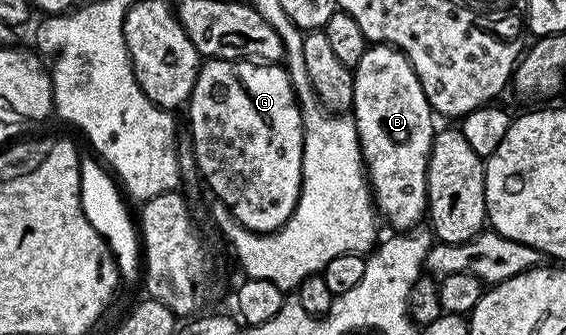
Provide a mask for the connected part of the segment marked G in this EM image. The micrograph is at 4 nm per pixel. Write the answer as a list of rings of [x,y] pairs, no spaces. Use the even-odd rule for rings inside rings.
[[[224,59],[206,60],[199,68],[199,76],[195,82],[195,88],[189,100],[191,107],[191,132],[189,138],[195,149],[195,164],[199,166],[202,182],[207,182],[209,190],[215,194],[218,202],[224,203],[241,221],[245,229],[255,231],[258,235],[268,235],[289,221],[293,209],[299,200],[299,194],[303,188],[303,118],[295,101],[295,91],[291,87],[291,79],[286,70],[279,65],[253,65],[252,63],[230,63]]]

